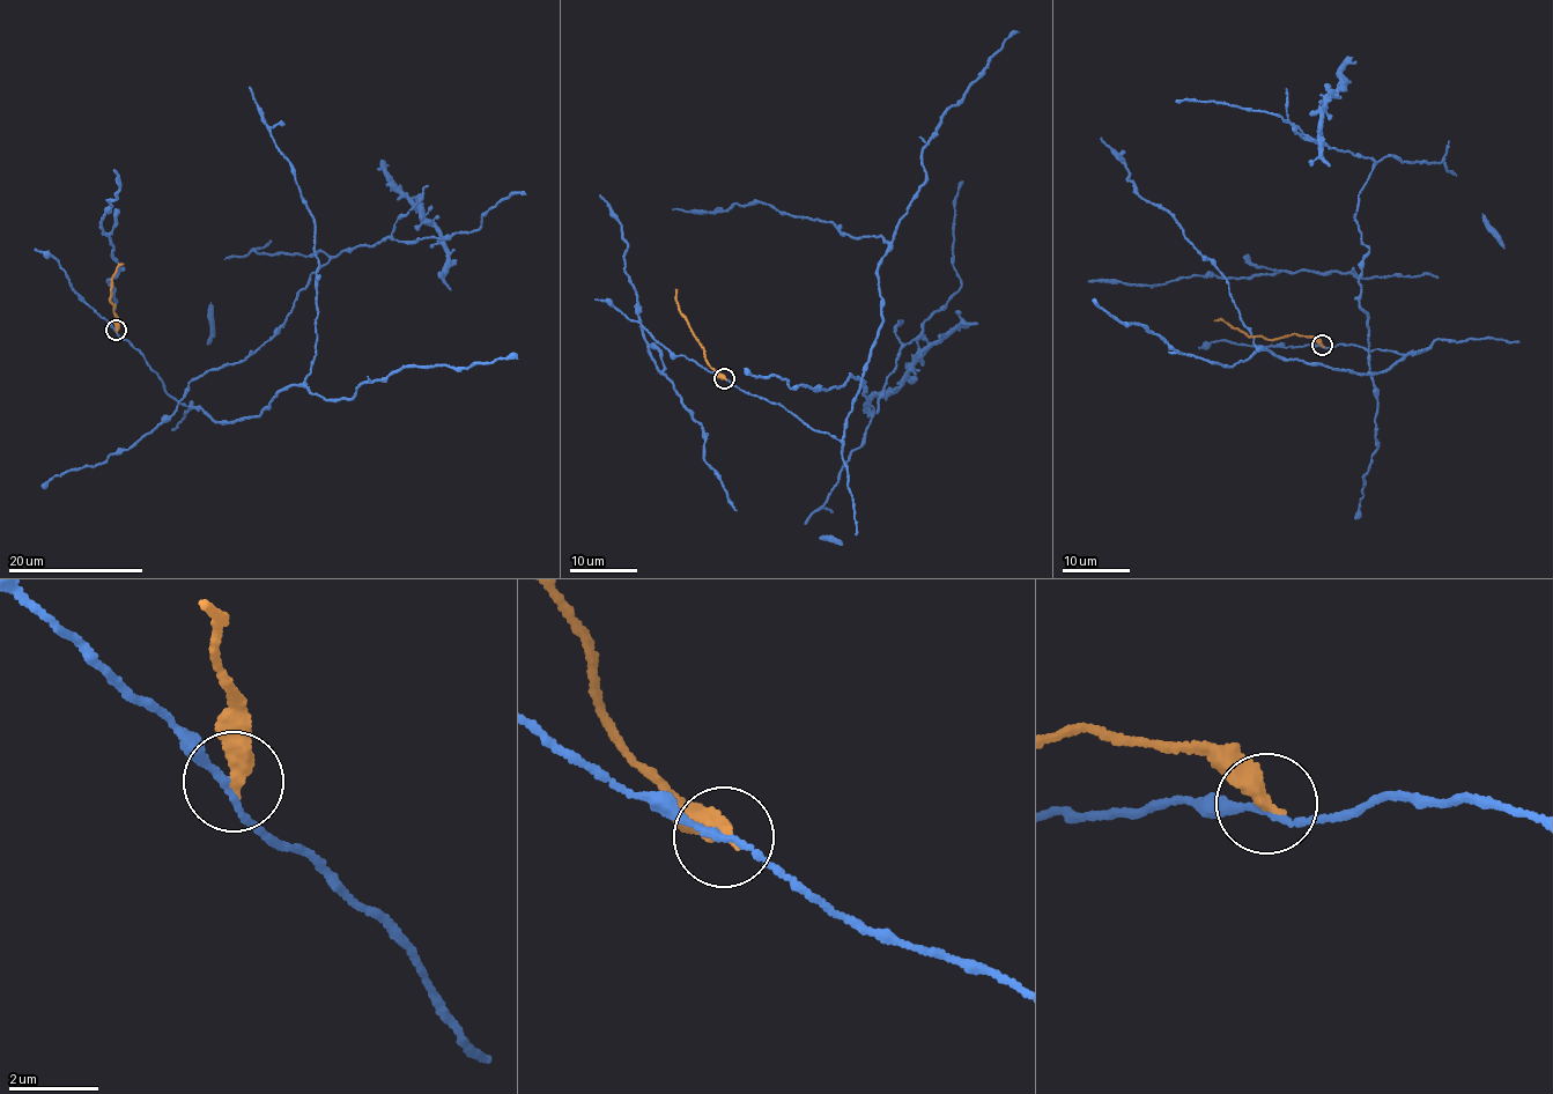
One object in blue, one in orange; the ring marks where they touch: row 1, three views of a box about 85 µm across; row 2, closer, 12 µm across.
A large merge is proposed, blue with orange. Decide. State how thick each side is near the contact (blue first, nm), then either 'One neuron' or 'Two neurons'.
Thickness 140 nm (blue) against 460 nm. One neuron

